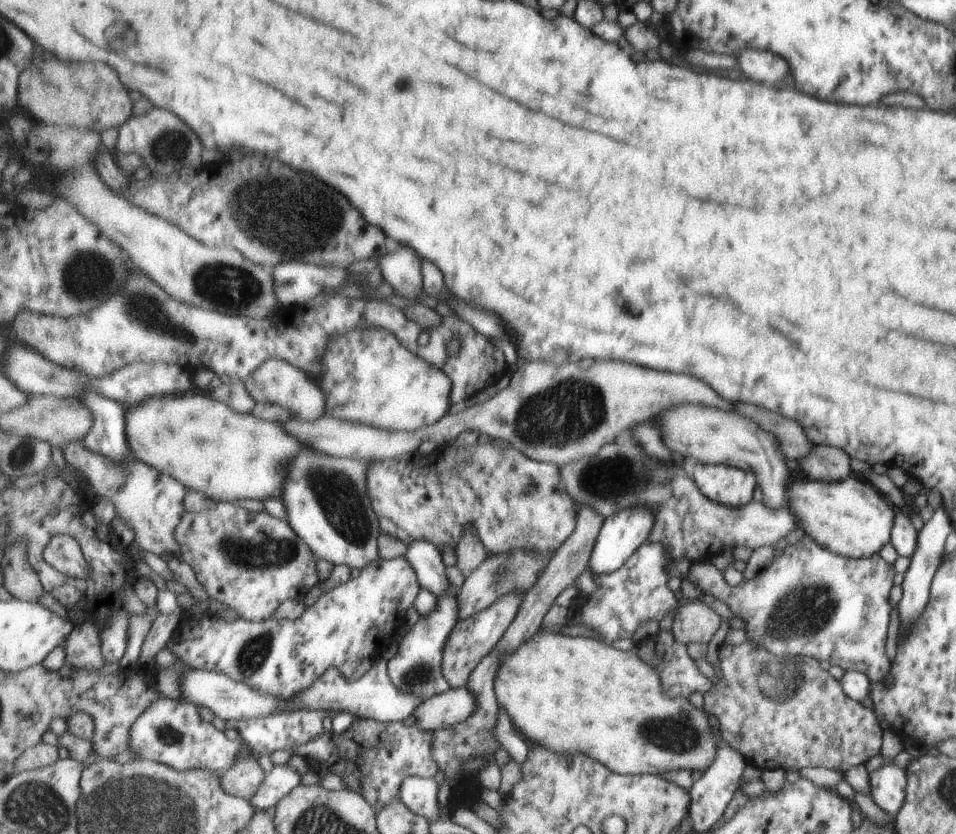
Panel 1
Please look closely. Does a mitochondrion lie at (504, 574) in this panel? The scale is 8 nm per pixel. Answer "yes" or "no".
yes

